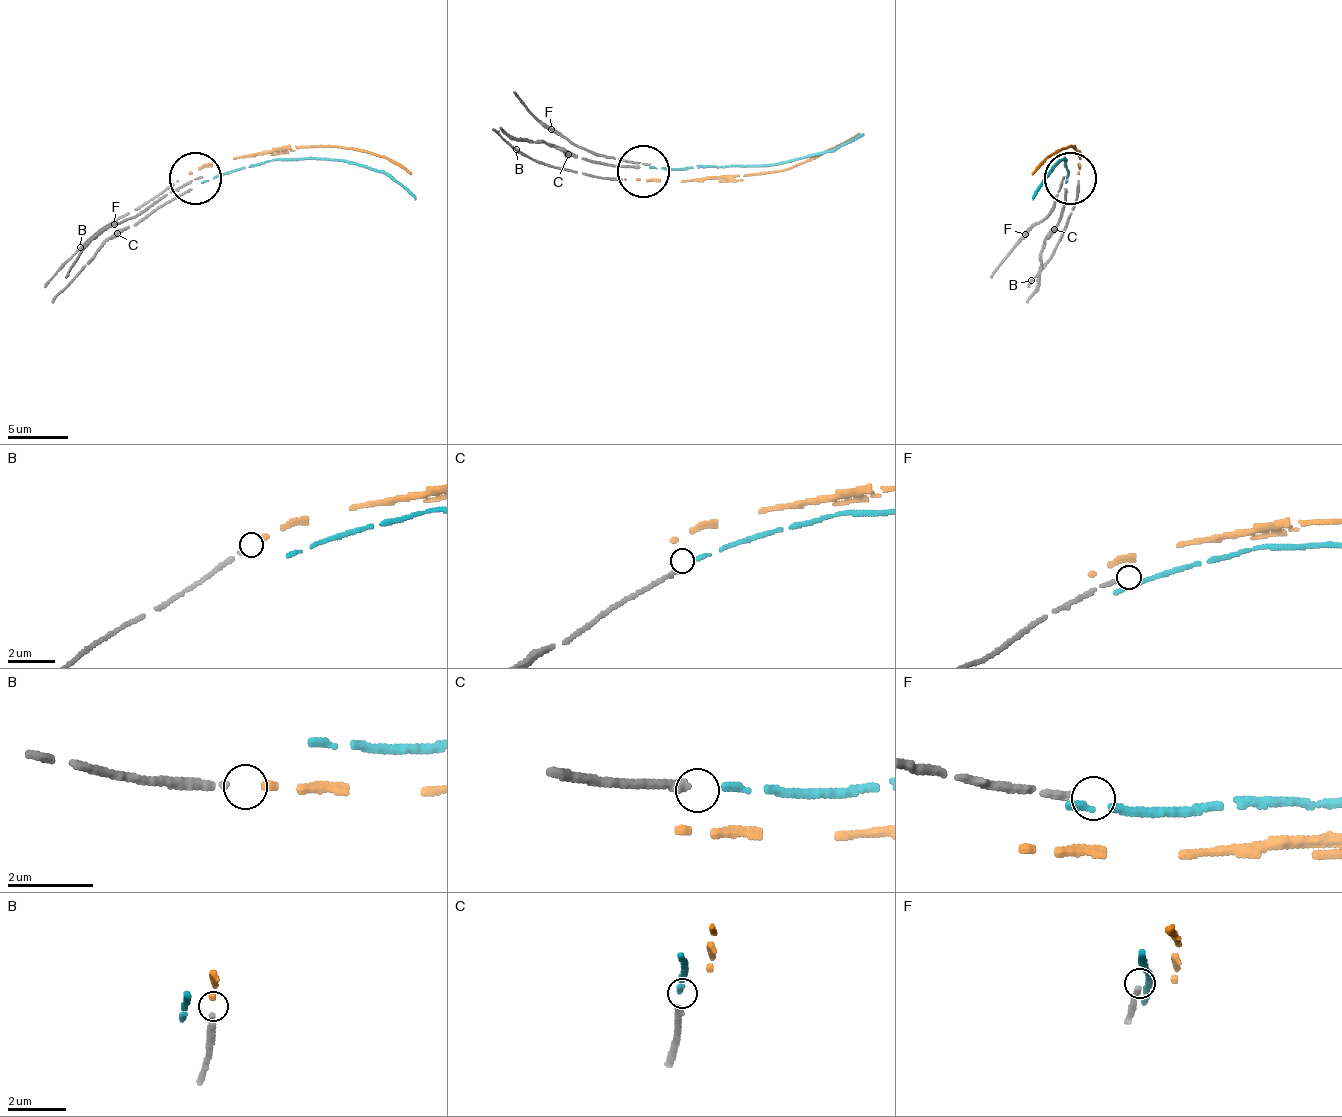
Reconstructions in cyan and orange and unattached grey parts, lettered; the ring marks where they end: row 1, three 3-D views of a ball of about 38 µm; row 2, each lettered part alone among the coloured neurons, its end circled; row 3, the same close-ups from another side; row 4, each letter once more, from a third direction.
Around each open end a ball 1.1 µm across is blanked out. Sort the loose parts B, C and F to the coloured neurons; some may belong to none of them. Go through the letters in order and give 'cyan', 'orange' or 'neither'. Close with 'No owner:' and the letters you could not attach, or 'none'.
B: orange
C: cyan
F: neither
No owner: F

